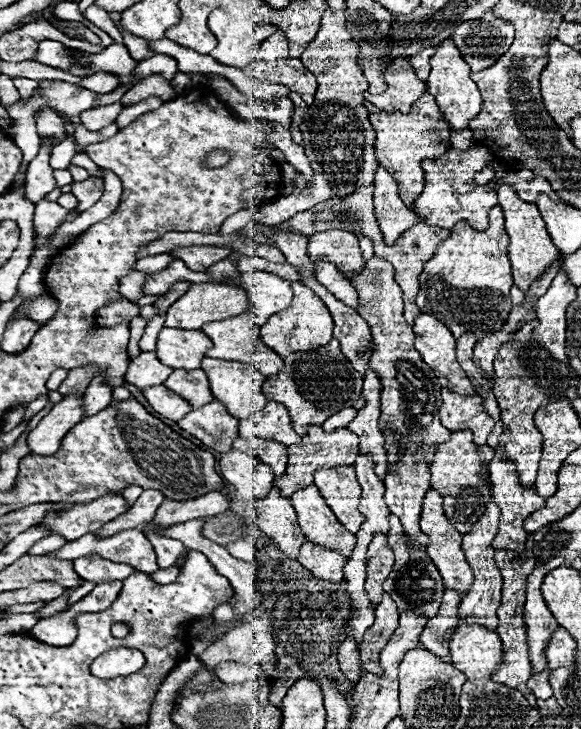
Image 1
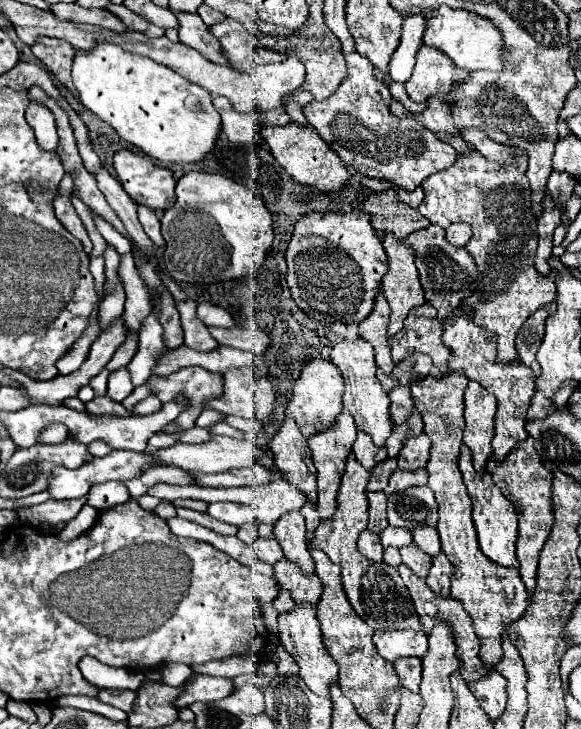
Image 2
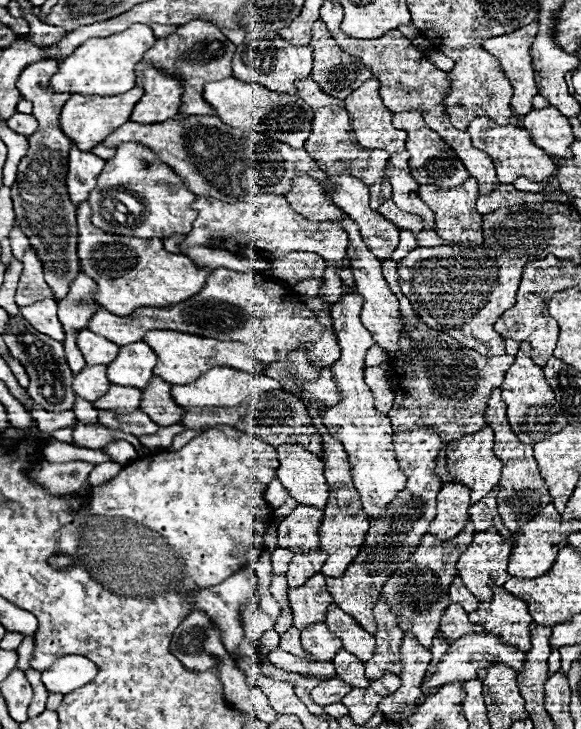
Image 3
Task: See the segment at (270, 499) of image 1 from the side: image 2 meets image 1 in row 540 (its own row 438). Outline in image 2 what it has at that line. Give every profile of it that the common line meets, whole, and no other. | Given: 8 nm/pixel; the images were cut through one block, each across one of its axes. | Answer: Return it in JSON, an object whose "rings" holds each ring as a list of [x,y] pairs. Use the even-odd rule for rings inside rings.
{"rings":[[[286,416],[282,428],[270,442],[274,452],[274,464],[282,472],[284,480],[294,484],[314,504],[316,500],[316,468],[312,464],[306,438],[298,430],[296,422]]]}

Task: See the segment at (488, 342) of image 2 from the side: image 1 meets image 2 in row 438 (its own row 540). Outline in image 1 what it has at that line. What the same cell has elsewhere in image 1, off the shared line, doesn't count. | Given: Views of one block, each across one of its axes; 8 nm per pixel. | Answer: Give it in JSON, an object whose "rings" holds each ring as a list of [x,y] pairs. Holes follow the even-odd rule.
{"rings":[[[494,458],[490,462],[490,480],[492,480],[492,496],[494,502],[500,506],[500,528],[496,538],[492,540],[494,550],[512,550],[516,554],[522,554],[522,544],[526,542],[526,530],[522,530],[522,522],[534,512],[542,508],[544,498],[538,498],[538,492],[534,486],[522,486],[518,482],[518,472],[514,470],[514,462],[510,458]]]}

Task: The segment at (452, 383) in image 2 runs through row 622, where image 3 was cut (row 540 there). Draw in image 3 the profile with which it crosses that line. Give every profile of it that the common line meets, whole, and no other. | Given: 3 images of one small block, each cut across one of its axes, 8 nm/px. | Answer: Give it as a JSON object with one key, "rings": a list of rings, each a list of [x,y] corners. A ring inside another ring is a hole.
{"rings":[[[476,532],[472,544],[468,546],[468,550],[460,556],[456,568],[458,568],[458,576],[462,578],[464,586],[480,600],[490,600],[492,598],[492,586],[504,586],[504,582],[510,578],[508,574],[508,558],[512,554],[512,540],[504,538],[496,532]]]}

